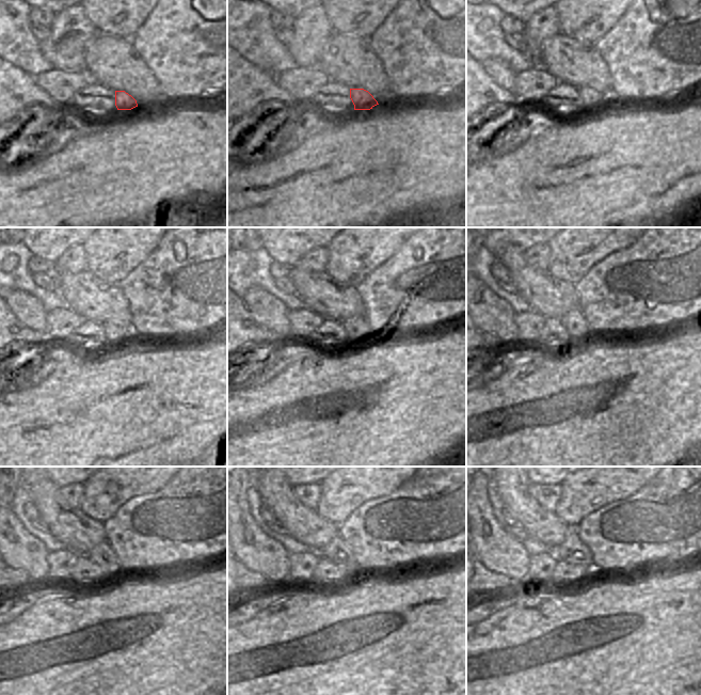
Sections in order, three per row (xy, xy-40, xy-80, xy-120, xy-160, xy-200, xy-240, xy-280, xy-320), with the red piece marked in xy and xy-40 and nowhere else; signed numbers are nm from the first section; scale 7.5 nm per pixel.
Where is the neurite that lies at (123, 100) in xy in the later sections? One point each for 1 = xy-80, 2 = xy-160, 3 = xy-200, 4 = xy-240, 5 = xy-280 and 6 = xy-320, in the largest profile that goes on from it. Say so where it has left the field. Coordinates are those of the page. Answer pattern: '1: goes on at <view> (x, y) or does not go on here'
1: goes on at xy-80 (591, 98)
2: goes on at xy-160 (356, 331)
3: goes on at xy-200 (575, 321)
4: goes on at xy-240 (101, 554)
5: goes on at xy-280 (337, 551)
6: goes on at xy-320 (572, 550)

